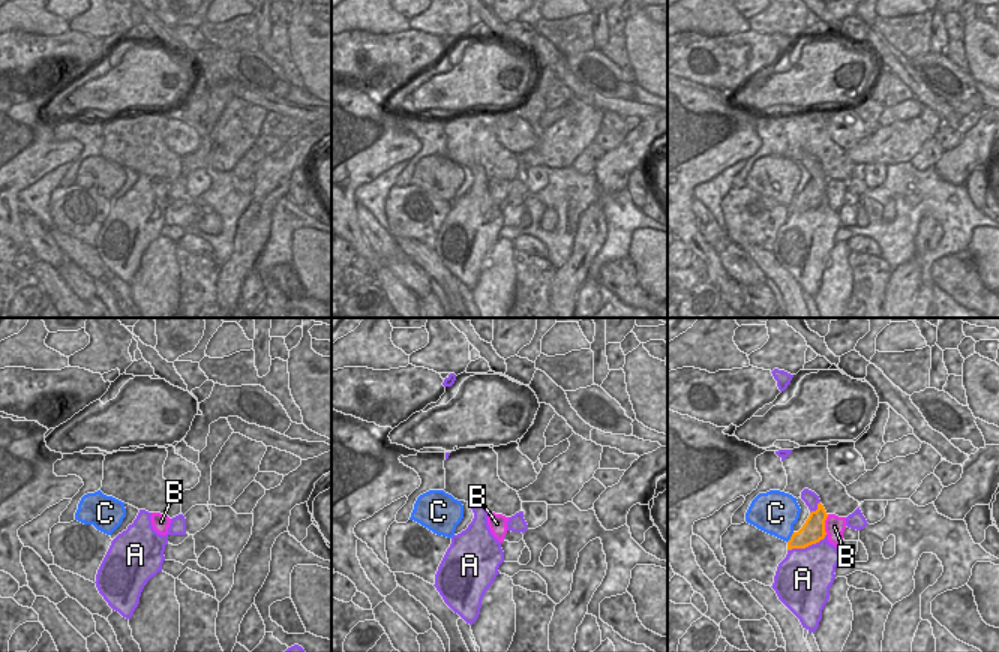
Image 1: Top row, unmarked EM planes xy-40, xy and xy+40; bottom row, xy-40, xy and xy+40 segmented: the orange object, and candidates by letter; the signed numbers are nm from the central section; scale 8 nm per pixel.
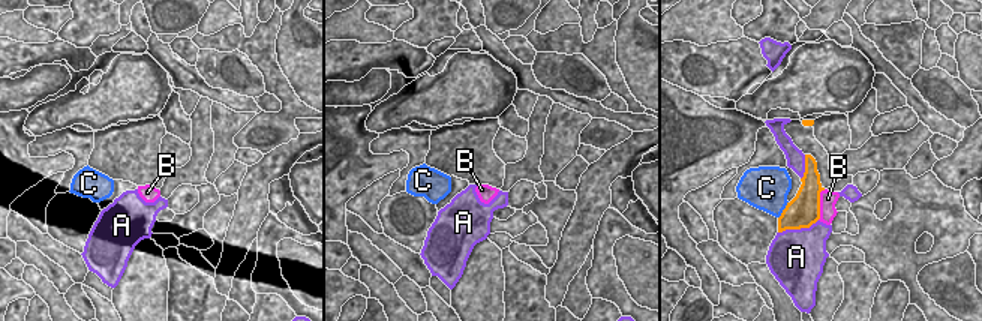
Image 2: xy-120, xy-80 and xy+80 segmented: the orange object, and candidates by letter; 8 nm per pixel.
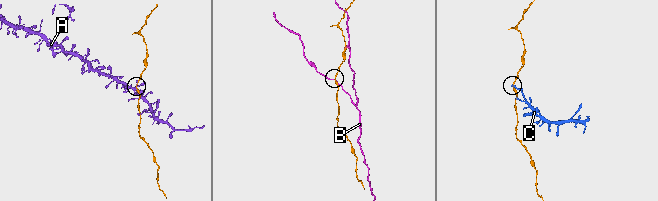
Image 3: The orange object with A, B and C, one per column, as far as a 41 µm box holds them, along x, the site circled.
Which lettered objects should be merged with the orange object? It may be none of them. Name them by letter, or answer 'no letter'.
no letter

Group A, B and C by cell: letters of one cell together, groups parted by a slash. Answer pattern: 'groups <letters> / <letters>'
groups A / B / C

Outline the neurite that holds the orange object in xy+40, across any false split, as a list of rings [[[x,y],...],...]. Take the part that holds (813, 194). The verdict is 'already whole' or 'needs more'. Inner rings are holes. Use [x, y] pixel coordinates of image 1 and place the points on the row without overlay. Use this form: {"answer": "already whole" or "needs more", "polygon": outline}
{"answer": "already whole", "polygon": [[[819,166],[818,174],[812,175],[806,187],[798,196],[794,196],[788,205],[788,214],[792,213],[806,213],[812,208],[819,207],[825,202],[825,184],[828,178],[824,169]]]}

